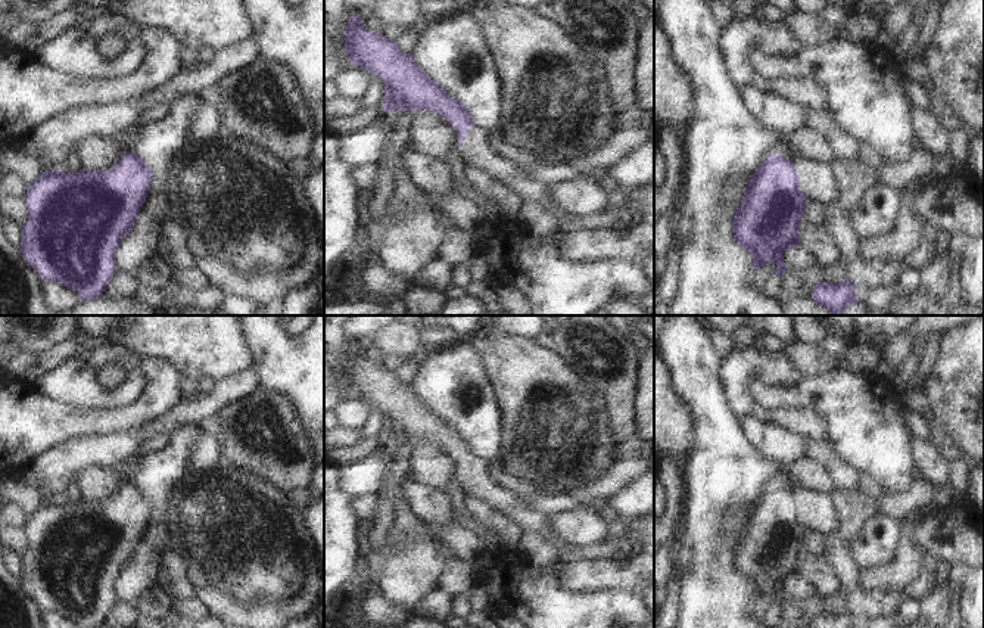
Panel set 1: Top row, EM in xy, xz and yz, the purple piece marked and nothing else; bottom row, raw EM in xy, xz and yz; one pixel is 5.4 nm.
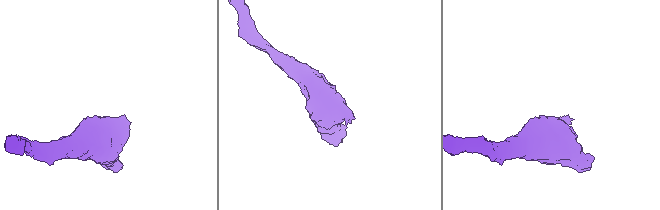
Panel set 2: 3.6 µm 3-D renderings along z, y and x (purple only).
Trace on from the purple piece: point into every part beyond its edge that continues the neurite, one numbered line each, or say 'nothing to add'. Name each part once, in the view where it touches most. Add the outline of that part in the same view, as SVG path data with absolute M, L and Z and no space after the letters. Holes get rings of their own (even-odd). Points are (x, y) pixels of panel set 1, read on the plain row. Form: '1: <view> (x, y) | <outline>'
1: xz (478, 481) | M474 456L464 469L460 484L465 492L479 497L493 510L516 522L521 529L533 532L542 541L554 545L558 554L573 545L554 528L554 514L536 512L519 494L501 488L492 478L491 463L486 458Z

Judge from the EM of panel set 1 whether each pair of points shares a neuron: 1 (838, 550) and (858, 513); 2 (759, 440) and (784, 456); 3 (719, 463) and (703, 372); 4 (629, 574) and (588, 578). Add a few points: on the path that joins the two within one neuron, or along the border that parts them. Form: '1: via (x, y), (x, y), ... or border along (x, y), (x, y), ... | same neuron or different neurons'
1: via (838, 541), (849, 522) | same neuron
2: via (765, 440), (778, 450) | same neuron
3: via (718, 441), (703, 394) | same neuron
4: via (619, 574), (598, 575) | same neuron

